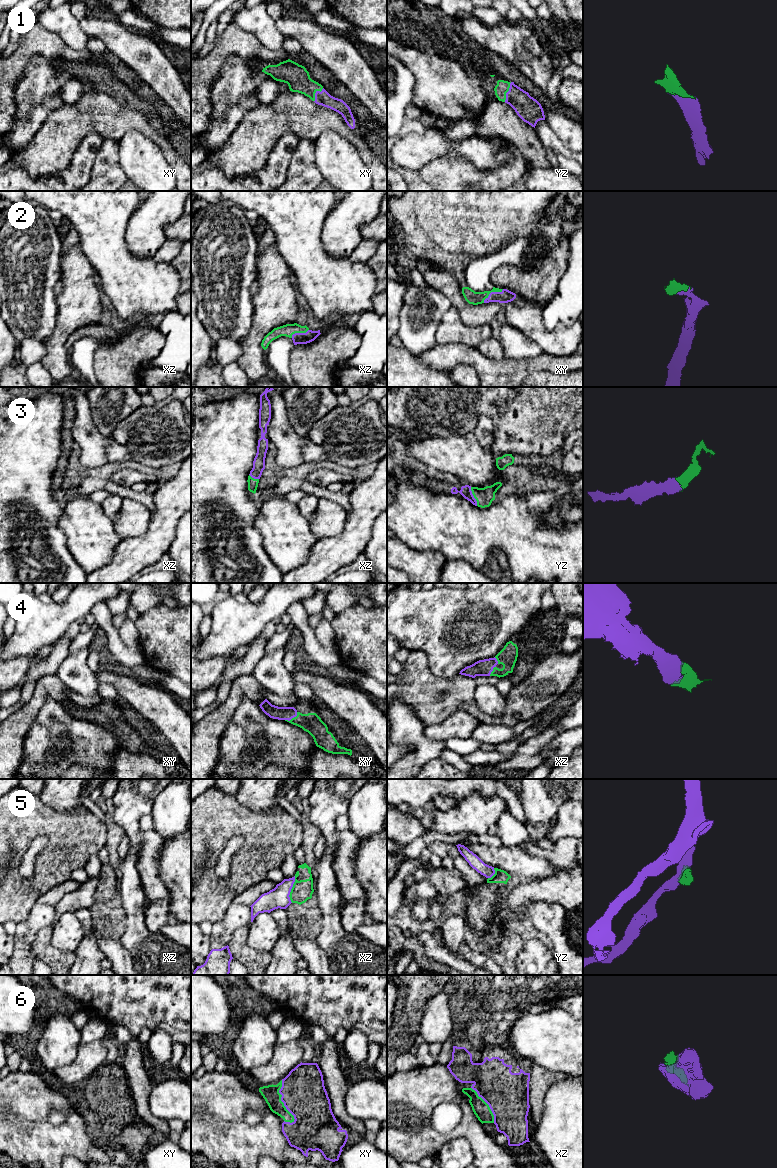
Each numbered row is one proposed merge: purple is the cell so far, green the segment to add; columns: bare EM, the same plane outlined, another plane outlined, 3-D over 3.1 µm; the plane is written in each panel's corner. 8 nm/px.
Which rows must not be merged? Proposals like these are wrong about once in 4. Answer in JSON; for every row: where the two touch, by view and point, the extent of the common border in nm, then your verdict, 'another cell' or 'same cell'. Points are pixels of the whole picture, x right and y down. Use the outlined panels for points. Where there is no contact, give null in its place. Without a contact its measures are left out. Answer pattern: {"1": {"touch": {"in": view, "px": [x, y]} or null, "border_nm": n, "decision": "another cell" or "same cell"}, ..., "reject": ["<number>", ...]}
{"1": {"touch": {"in": "yz", "px": [507, 92]}, "border_nm": 170, "decision": "same cell"}, "2": {"touch": {"in": "xy", "px": [492, 292]}, "border_nm": 200, "decision": "same cell"}, "3": {"touch": {"in": "yz", "px": [473, 496]}, "border_nm": 160, "decision": "same cell"}, "4": {"touch": {"in": "xy", "px": [292, 717]}, "border_nm": 120, "decision": "same cell"}, "5": {"touch": {"in": "xz", "px": [291, 888]}, "border_nm": 220, "decision": "another cell"}, "6": {"touch": {"in": "xy", "px": [282, 1101]}, "border_nm": 360, "decision": "same cell"}, "reject": ["5"]}

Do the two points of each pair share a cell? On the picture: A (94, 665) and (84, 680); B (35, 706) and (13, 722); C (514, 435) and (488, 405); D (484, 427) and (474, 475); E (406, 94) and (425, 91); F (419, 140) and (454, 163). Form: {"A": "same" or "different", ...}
{"A": "different", "B": "same", "C": "different", "D": "different", "E": "different", "F": "different"}

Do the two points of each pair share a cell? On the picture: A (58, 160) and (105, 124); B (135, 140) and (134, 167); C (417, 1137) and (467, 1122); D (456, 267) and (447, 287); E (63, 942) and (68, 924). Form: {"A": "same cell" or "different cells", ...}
{"A": "same cell", "B": "same cell", "C": "same cell", "D": "different cells", "E": "same cell"}

